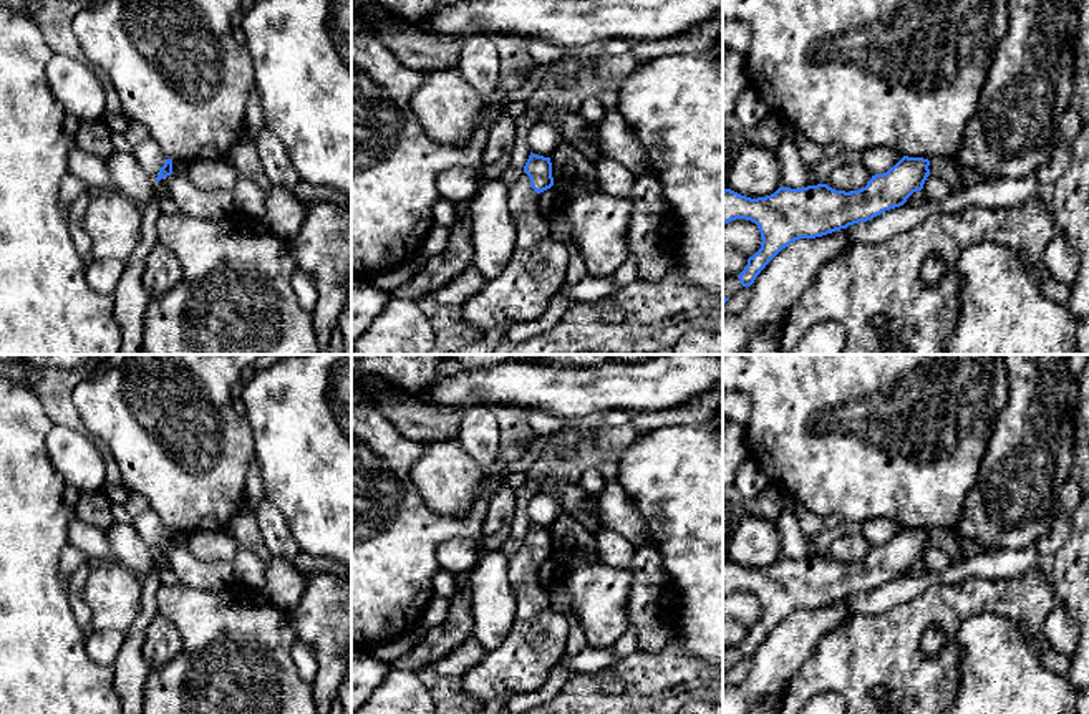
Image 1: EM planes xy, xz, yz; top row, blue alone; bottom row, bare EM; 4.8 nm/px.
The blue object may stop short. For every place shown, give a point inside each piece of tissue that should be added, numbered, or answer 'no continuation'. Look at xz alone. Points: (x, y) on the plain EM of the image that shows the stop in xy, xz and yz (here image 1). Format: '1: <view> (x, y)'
1: xz (536, 643)

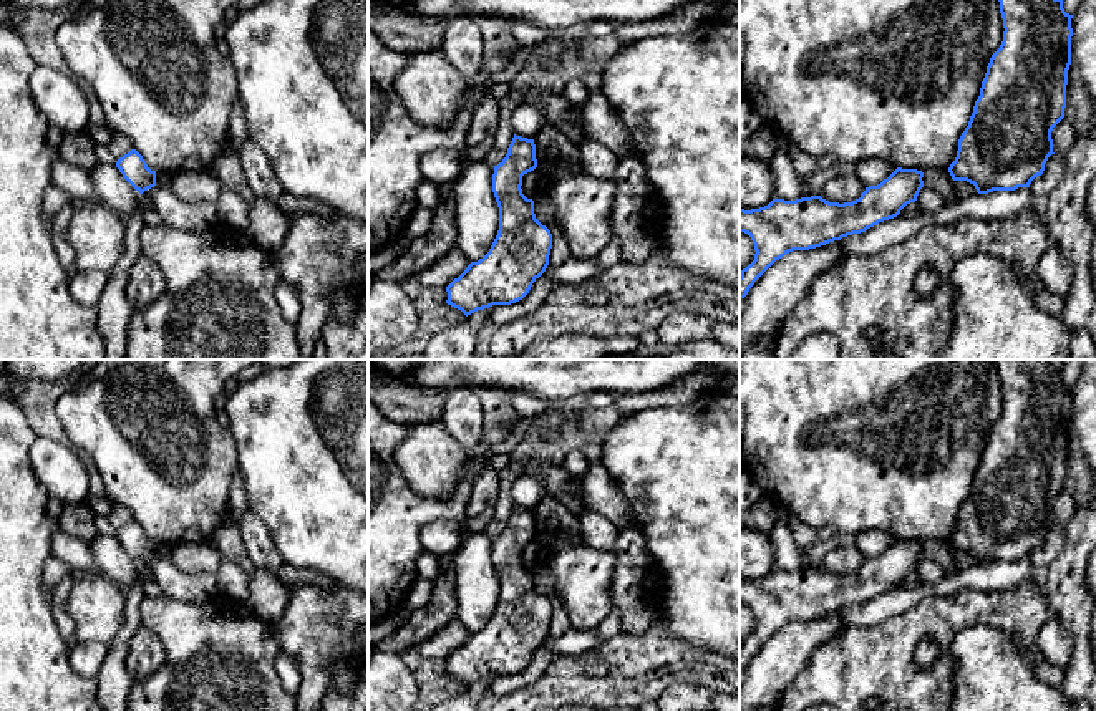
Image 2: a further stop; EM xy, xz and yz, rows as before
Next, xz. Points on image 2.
no continuation

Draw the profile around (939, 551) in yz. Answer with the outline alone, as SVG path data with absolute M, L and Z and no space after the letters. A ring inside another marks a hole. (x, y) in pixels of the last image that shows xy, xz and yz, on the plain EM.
M927 540L924 542L922 552L925 559L940 563L945 575L953 575L960 572L957 567L955 552L947 540Z

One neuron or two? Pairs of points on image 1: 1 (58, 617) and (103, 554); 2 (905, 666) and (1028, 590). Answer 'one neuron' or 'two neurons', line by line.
1: two neurons
2: one neuron

